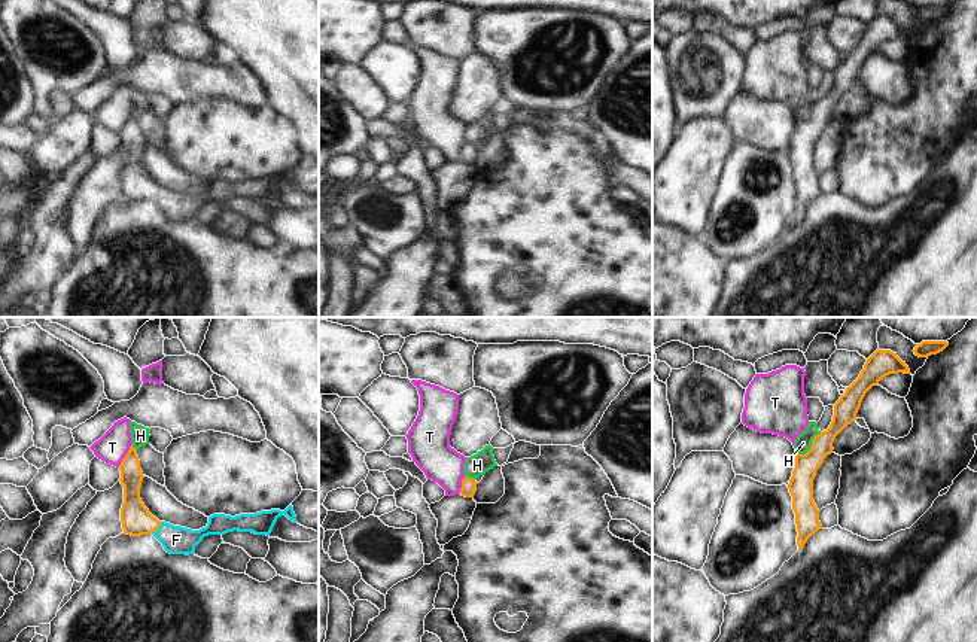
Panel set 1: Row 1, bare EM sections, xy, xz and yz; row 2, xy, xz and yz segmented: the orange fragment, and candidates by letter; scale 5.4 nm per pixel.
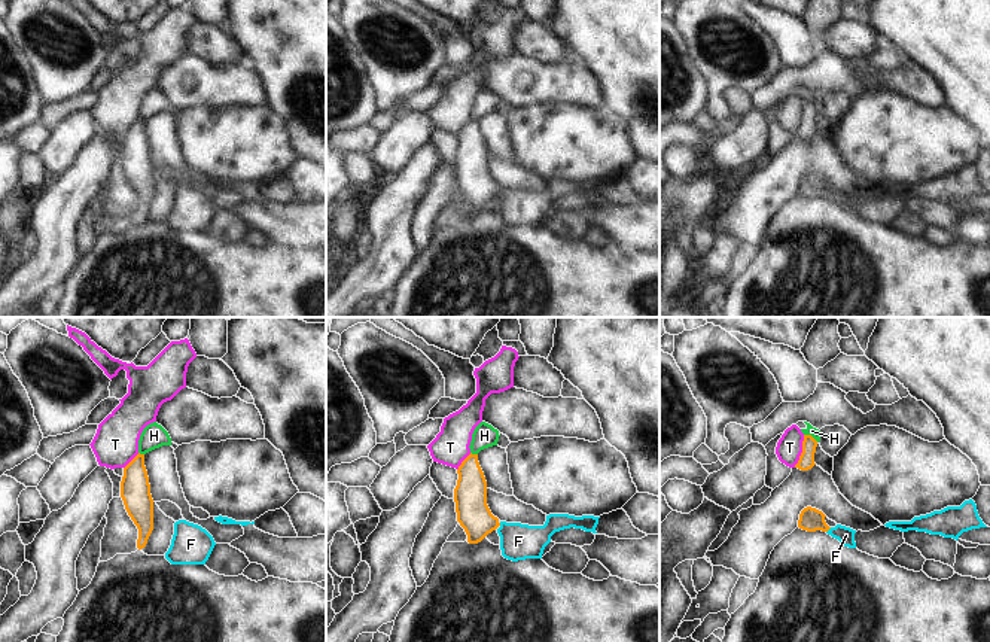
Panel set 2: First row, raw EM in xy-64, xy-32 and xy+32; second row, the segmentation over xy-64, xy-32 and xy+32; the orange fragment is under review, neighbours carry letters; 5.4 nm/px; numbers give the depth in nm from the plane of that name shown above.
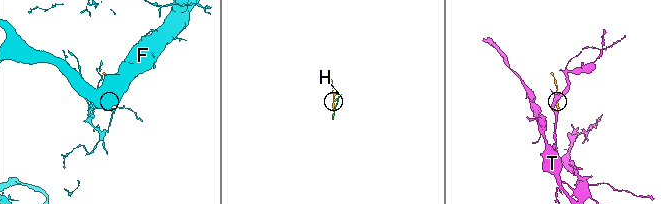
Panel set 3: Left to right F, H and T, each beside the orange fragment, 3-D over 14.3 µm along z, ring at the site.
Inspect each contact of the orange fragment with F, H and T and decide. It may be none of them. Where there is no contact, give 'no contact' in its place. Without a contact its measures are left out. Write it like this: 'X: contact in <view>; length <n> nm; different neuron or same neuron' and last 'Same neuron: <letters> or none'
F: contact in xy; length 90 nm; same neuron
H: contact in yz; length 180 nm; different neuron
T: contact in xy; length 140 nm; different neuron
Same neuron: F

